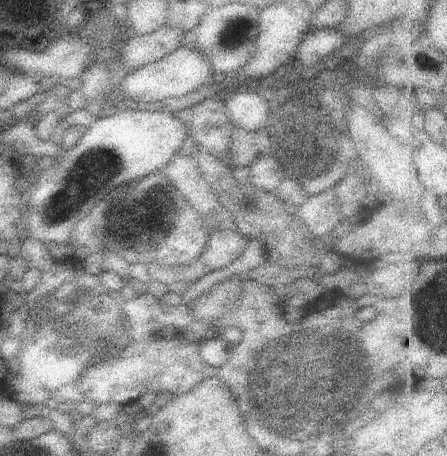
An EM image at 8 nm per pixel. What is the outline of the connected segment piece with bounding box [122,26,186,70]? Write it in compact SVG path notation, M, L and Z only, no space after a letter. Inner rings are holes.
M162 26L160 30L152 34L130 38L128 44L122 48L126 70L136 70L150 62L162 60L164 56L182 46L181 41L184 34L186 32L182 28Z

